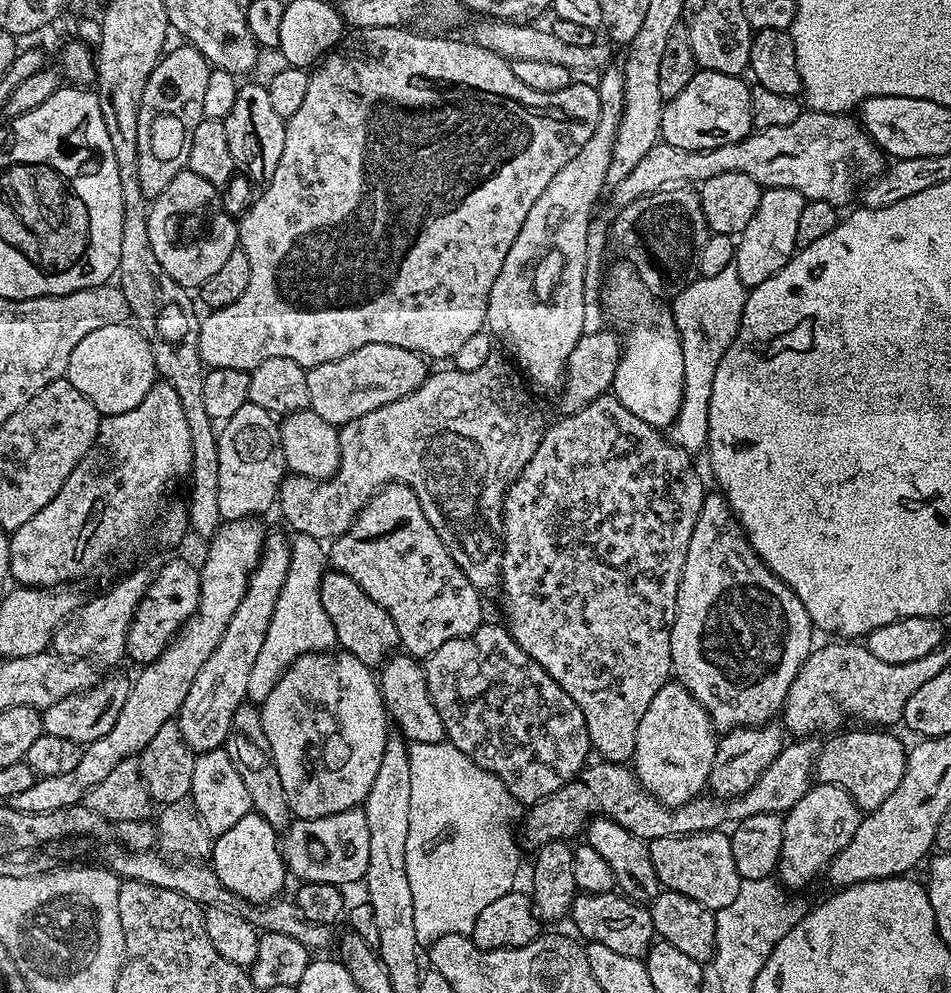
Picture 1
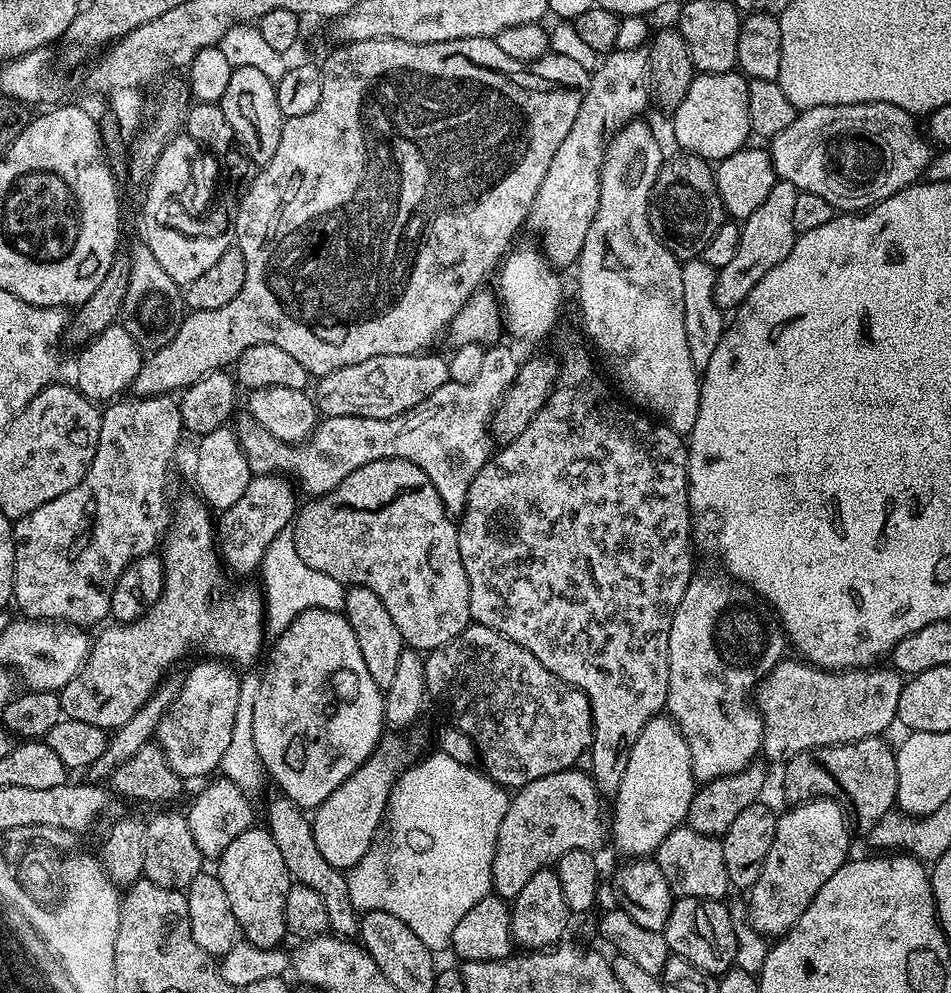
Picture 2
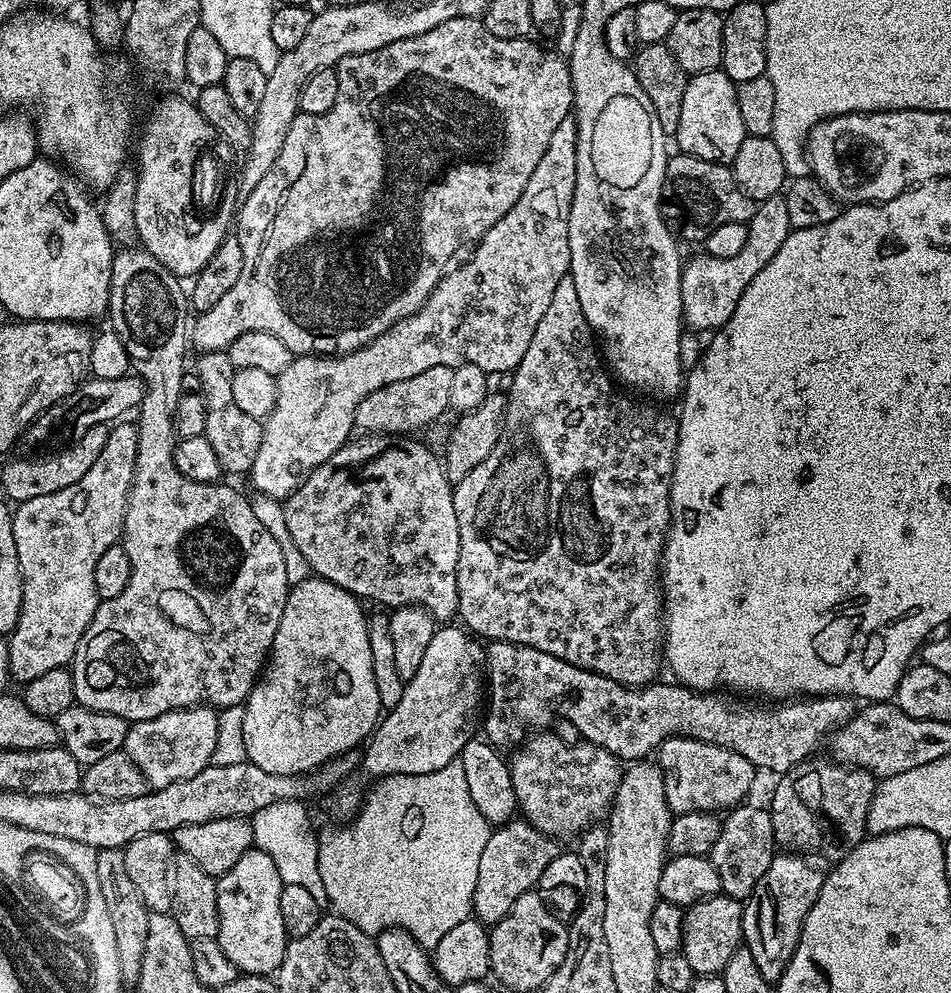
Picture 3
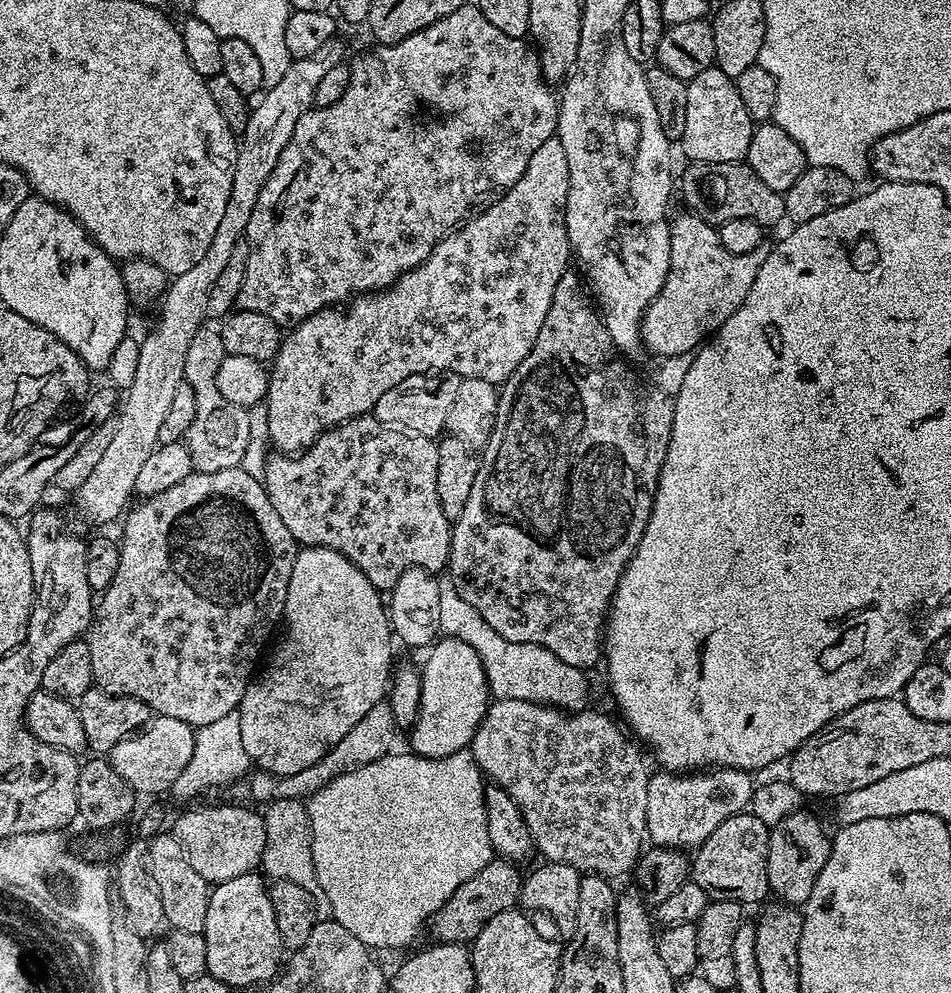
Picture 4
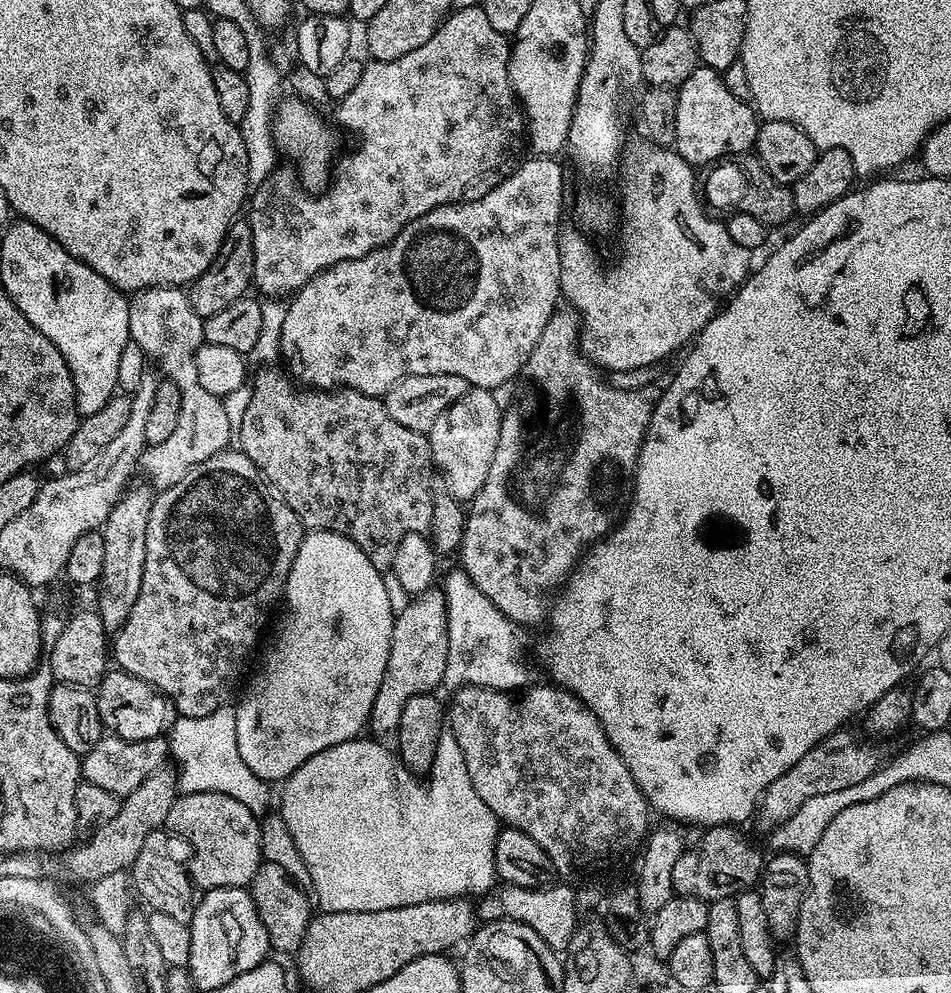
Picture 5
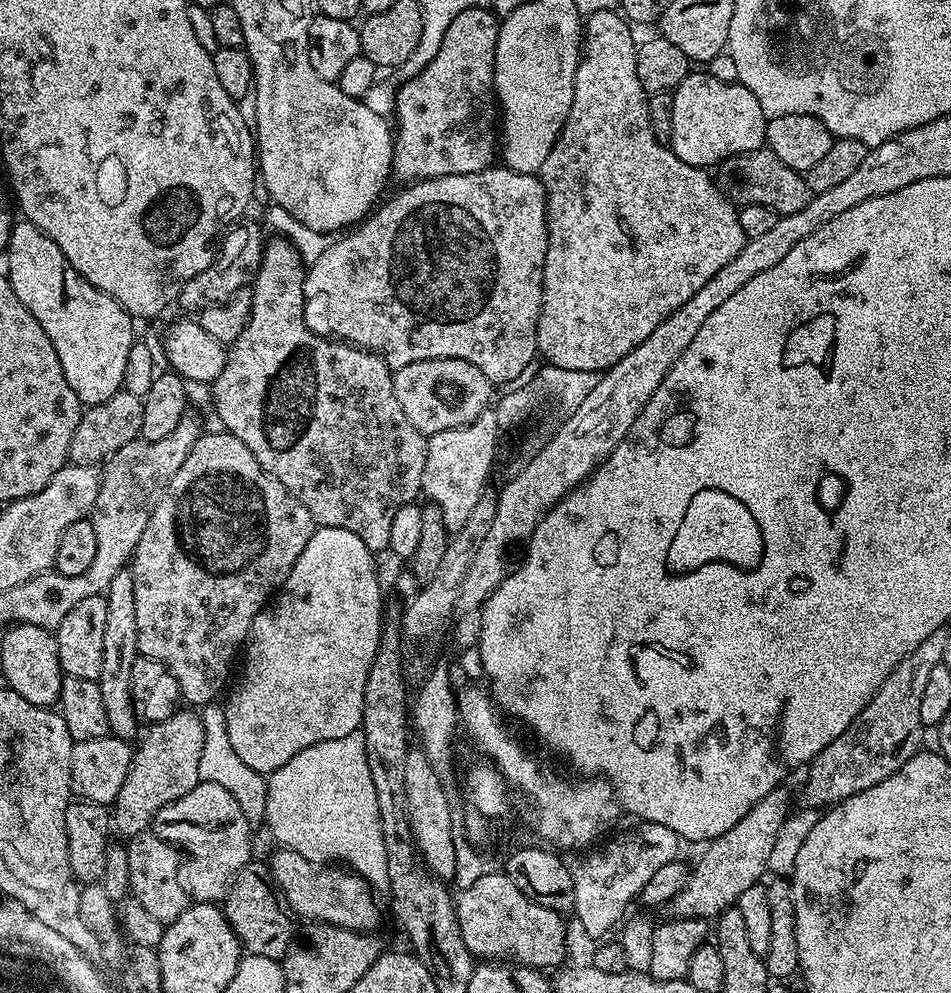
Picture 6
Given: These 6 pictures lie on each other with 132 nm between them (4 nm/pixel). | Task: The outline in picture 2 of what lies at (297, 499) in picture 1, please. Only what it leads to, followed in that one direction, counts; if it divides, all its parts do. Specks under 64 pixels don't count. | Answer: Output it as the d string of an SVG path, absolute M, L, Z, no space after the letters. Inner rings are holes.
M492 346L482 358L482 371L474 382L446 383L430 398L418 402L410 410L394 418L362 418L361 416L324 416L316 431L303 446L287 444L274 438L246 410L234 416L234 431L246 454L250 470L257 476L279 474L291 478L305 497L315 498L333 492L354 470L379 460L409 460L418 466L442 498L450 514L463 513L468 491L482 466L490 459L490 429L496 407L520 372L521 361L508 348Z

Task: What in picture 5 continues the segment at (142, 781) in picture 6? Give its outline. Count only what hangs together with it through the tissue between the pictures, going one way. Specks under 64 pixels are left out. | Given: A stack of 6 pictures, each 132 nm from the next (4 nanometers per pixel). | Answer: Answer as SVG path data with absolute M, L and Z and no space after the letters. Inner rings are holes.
M161 770L155 772L134 794L123 797L118 814L106 822L106 826L95 829L85 844L77 843L67 853L64 868L84 886L91 886L98 878L107 878L109 874L128 872L132 863L138 858L138 850L142 850L142 842L146 842L151 832L159 832L168 823L170 806L174 806L178 795L178 776L175 771Z

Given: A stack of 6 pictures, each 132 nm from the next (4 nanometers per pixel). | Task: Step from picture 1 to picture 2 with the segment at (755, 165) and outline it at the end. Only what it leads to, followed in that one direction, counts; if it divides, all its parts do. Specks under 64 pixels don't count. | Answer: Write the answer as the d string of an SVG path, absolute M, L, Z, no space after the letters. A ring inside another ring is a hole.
M890 102L869 104L827 104L803 109L782 130L782 134L771 137L770 155L779 179L793 184L797 190L818 194L826 198L834 210L844 214L859 214L879 200L885 200L898 190L917 183L925 175L920 164L928 164L930 144L927 139L916 136L917 117Z

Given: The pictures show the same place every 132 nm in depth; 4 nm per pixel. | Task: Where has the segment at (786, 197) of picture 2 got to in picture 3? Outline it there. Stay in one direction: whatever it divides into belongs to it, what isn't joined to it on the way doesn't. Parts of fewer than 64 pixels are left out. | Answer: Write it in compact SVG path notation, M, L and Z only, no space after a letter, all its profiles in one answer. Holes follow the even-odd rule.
M783 198L763 201L747 225L748 237L742 254L734 258L714 258L711 254L703 254L681 267L680 297L684 307L684 323L689 329L705 334L723 328L724 323L734 314L738 298L742 298L746 286L754 282L758 270L762 270L762 266L766 266L766 262L778 254L782 242L786 242L786 238L794 231Z

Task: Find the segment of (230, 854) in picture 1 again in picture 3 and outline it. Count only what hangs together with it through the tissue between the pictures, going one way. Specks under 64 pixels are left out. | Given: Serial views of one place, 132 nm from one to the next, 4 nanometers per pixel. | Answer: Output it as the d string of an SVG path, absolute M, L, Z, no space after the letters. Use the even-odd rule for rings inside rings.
M255 846L249 848L228 873L216 880L218 930L214 939L222 946L222 954L226 954L230 962L234 962L237 973L246 976L271 977L279 968L290 939L286 926L282 926L280 895L284 885L278 876L273 859Z

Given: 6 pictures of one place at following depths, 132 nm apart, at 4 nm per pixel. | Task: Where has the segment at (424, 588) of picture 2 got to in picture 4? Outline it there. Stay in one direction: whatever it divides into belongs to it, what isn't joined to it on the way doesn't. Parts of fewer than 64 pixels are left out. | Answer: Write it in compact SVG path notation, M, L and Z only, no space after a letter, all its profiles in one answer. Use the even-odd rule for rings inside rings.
M375 415L355 416L331 428L329 432L323 432L316 441L303 452L296 454L272 454L264 464L264 476L262 483L266 494L270 498L270 506L278 510L278 518L286 525L286 530L296 539L297 545L310 548L329 548L338 554L342 554L378 590L390 590L398 582L398 578L406 570L411 568L425 568L427 572L440 574L447 569L448 555L450 554L450 542L452 541L452 524L442 514L442 502L438 502L438 450L437 441L427 436L408 436L405 432L391 432L382 422L376 420Z

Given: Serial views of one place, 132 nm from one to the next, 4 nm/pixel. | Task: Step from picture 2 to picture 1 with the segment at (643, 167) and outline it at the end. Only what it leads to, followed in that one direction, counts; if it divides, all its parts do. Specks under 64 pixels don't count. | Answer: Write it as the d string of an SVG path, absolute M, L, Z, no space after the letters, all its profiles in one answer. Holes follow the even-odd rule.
M616 264L608 272L608 289L604 292L604 312L613 329L622 337L622 351L618 368L614 370L614 382L610 392L618 402L622 402L630 414L638 414L642 422L651 428L671 429L678 418L680 407L684 405L684 367L682 366L682 340L678 326L672 317L672 309L663 304L646 285L640 281L637 265Z

